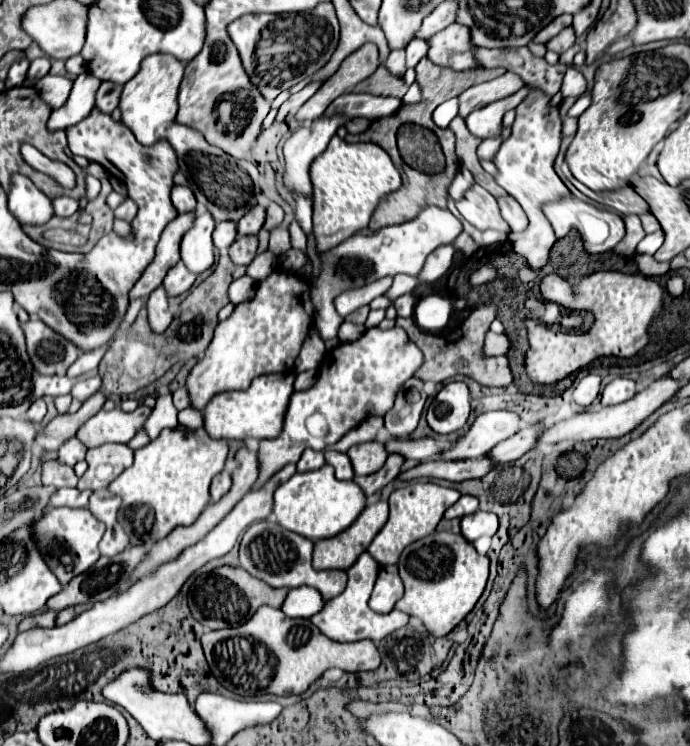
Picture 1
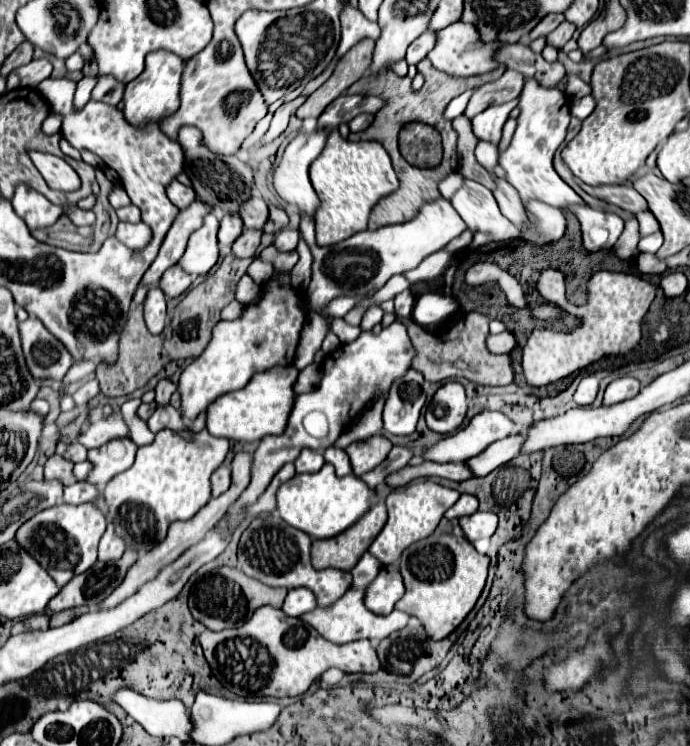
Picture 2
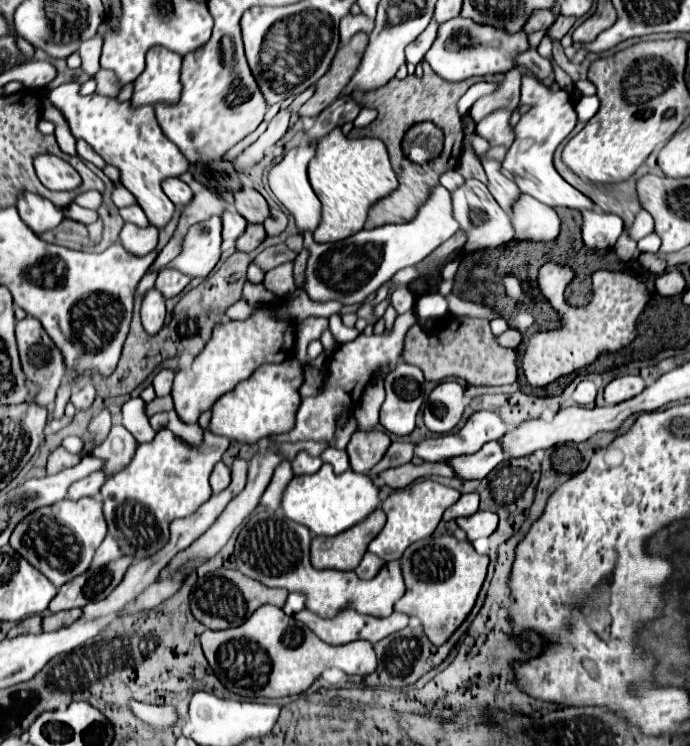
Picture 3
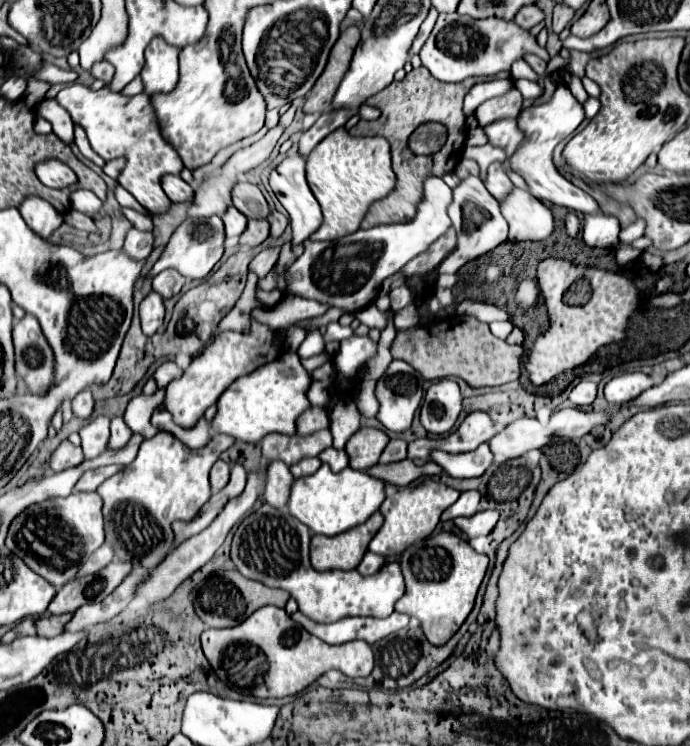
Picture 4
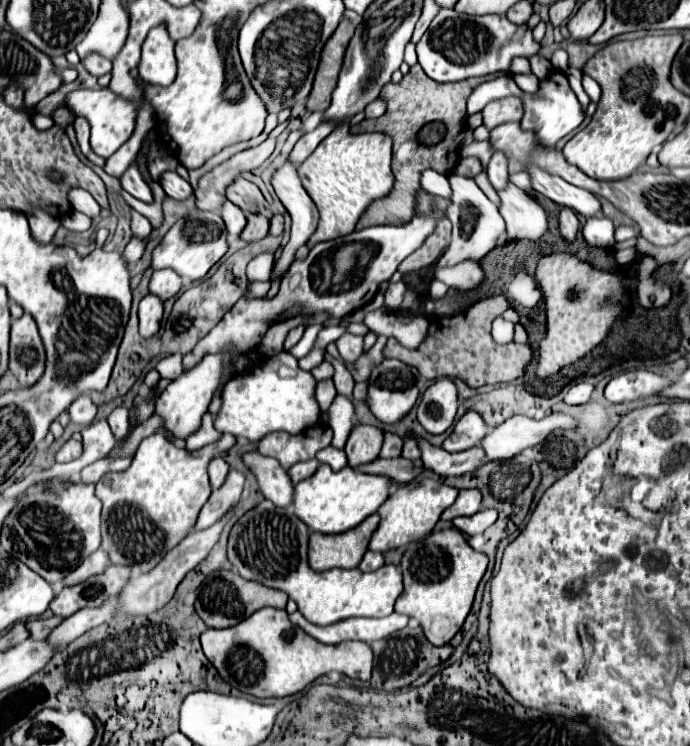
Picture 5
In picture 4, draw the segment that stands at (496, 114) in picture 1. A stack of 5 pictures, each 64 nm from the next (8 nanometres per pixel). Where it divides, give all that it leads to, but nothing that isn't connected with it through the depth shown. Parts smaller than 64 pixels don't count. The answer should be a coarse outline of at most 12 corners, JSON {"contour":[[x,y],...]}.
{"contour":[[512,118],[484,126],[488,142],[508,156],[524,138]]}

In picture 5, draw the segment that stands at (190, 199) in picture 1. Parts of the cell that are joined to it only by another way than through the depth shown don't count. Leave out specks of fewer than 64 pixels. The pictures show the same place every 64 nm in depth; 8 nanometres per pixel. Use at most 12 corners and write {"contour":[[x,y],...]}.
{"contour":[[164,172],[160,186],[166,196],[186,200],[192,186],[176,172]]}

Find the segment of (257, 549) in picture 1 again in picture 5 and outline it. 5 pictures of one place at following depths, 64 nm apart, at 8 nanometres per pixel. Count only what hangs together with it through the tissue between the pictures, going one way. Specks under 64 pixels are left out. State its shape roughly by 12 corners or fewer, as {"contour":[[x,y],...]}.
{"contour":[[268,500],[228,560],[312,624],[392,614],[402,572],[308,566],[308,526]]}

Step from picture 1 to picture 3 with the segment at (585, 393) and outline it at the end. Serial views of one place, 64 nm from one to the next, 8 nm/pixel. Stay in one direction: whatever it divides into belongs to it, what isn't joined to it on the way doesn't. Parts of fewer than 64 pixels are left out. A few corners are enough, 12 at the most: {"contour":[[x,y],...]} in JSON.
{"contour":[[582,380],[572,394],[580,406],[594,404],[598,386]]}

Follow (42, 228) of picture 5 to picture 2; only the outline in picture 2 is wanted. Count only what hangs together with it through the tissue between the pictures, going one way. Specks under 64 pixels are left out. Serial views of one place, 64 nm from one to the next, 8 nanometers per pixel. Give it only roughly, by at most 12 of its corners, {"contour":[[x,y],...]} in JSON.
{"contour":[[18,184],[14,212],[30,230],[52,226],[62,210]]}

